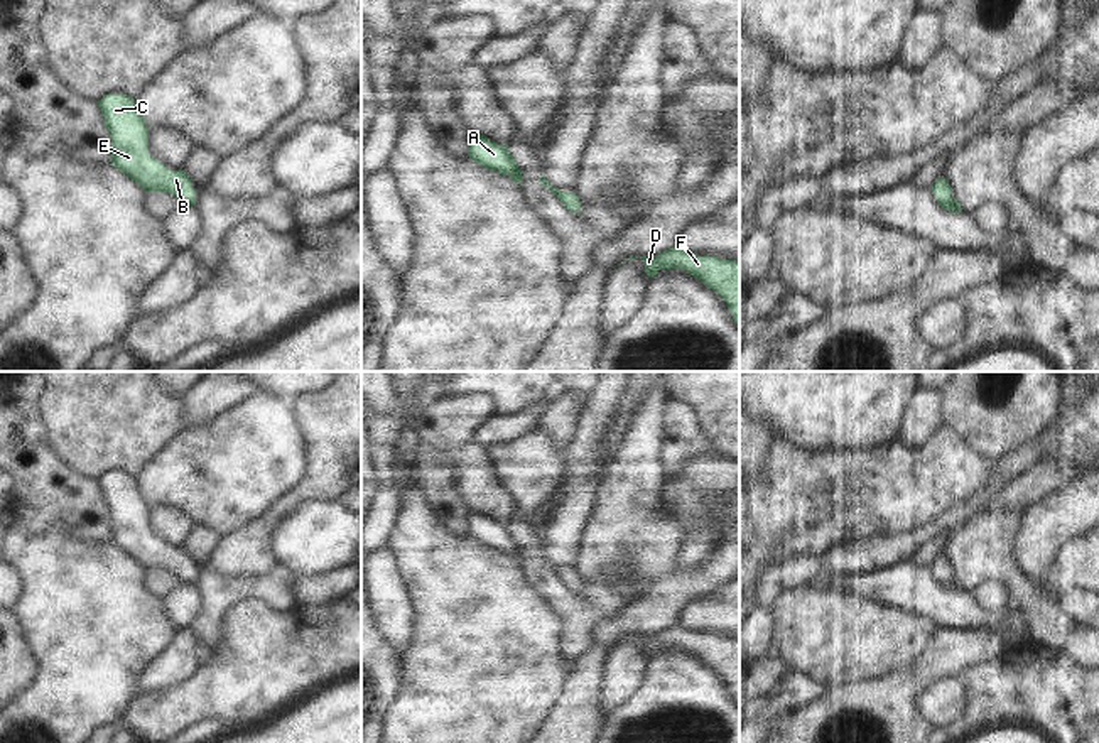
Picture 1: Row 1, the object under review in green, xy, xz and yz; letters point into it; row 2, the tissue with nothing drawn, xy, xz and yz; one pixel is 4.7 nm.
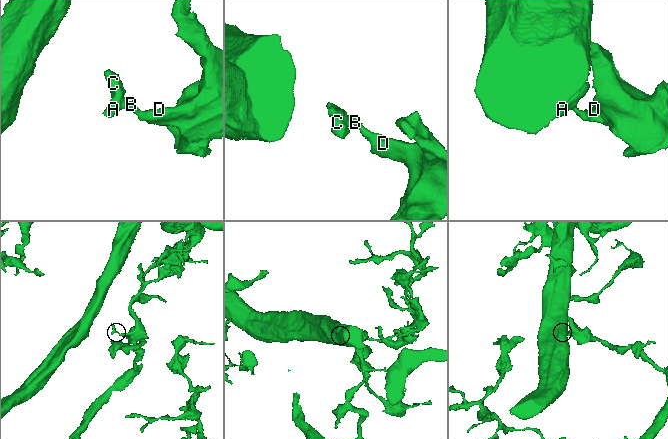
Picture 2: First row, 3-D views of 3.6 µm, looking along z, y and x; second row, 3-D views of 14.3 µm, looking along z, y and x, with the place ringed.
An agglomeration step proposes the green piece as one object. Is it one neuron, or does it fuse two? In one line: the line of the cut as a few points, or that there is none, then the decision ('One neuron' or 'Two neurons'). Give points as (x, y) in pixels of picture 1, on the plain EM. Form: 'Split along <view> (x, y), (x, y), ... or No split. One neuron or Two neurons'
No split. One neuron.

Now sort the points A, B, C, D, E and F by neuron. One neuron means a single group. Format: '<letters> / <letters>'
A B C D E F

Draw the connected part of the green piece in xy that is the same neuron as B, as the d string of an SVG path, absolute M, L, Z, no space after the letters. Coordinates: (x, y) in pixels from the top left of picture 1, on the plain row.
M108 471L98 480L98 486L111 518L110 540L145 571L164 569L196 584L191 557L181 547L171 549L149 534L149 505L135 478L123 471Z

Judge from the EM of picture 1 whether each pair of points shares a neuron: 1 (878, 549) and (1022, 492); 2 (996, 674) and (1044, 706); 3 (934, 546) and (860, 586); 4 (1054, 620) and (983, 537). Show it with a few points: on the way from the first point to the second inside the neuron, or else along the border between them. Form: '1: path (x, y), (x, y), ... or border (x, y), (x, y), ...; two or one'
1: border (1012, 480), (971, 517), (949, 529); two
2: path (1008, 686), (1025, 688), (1032, 694); one
3: border (907, 561), (929, 568); two
4: path (1034, 601), (991, 558); one

